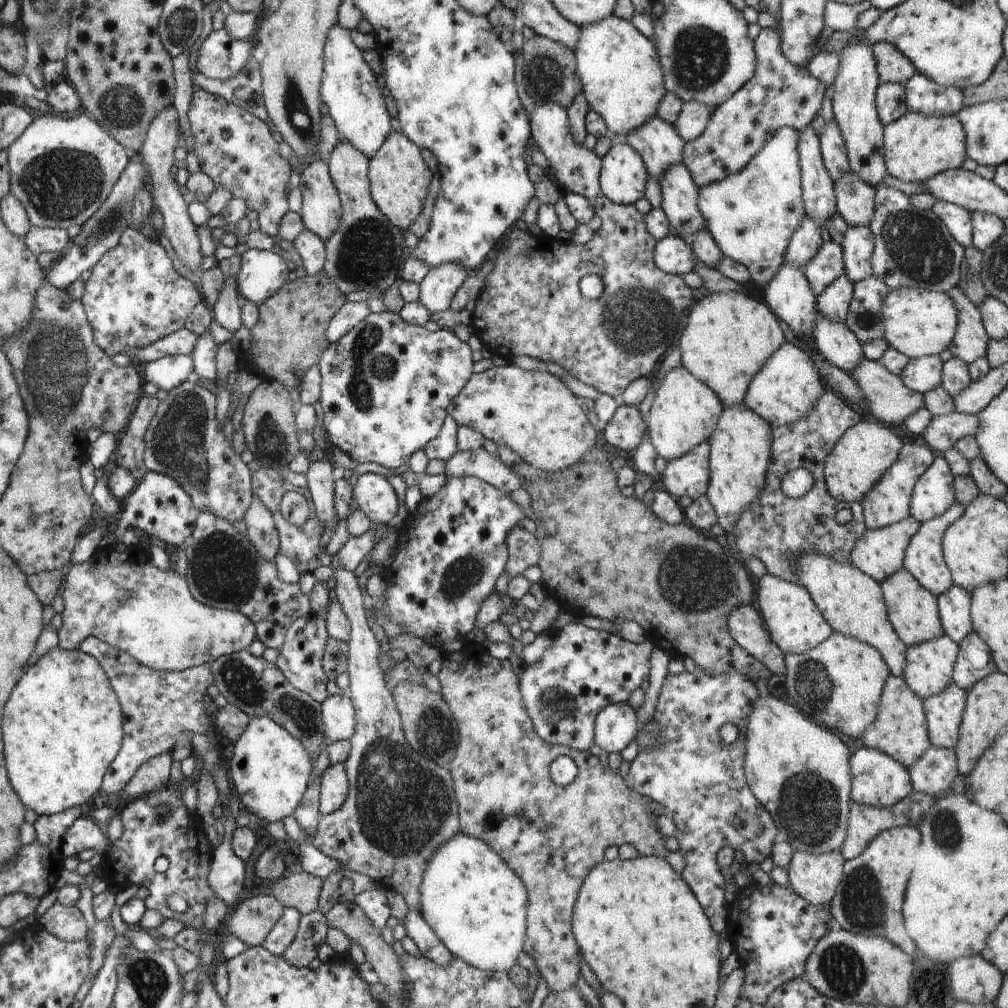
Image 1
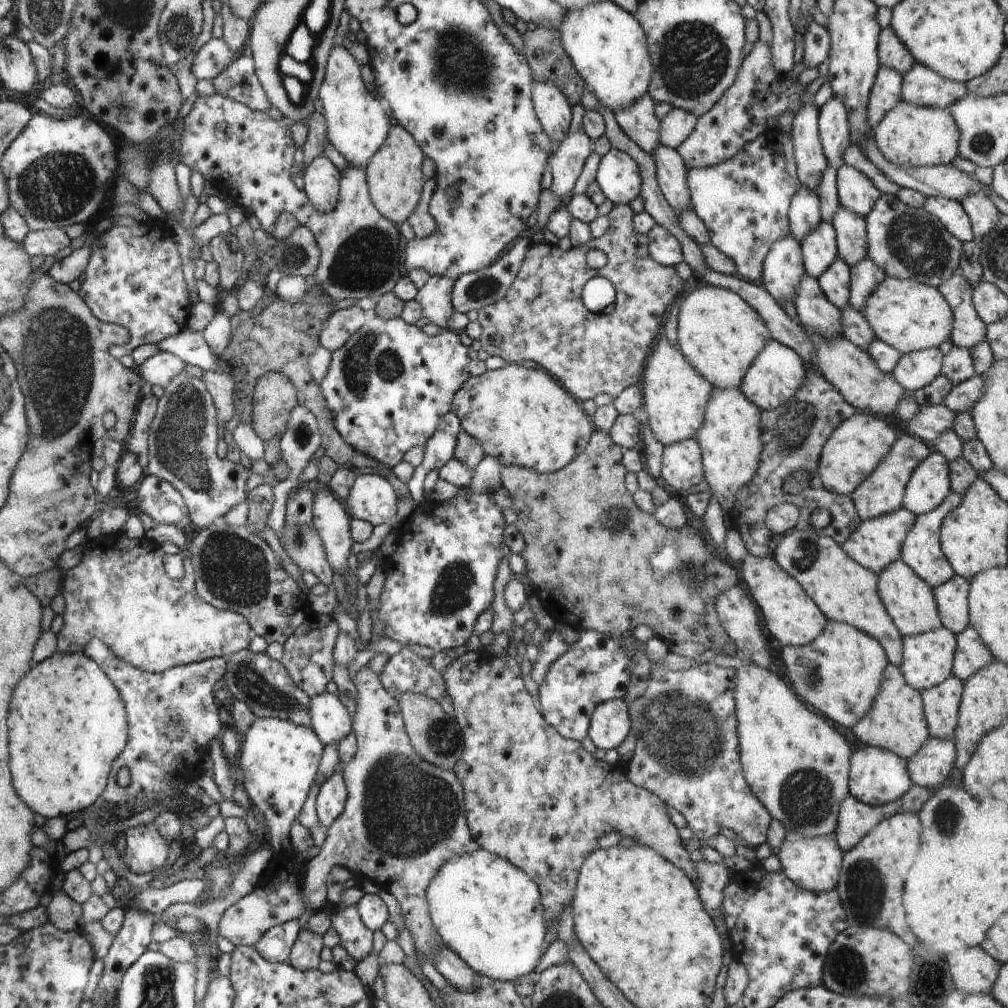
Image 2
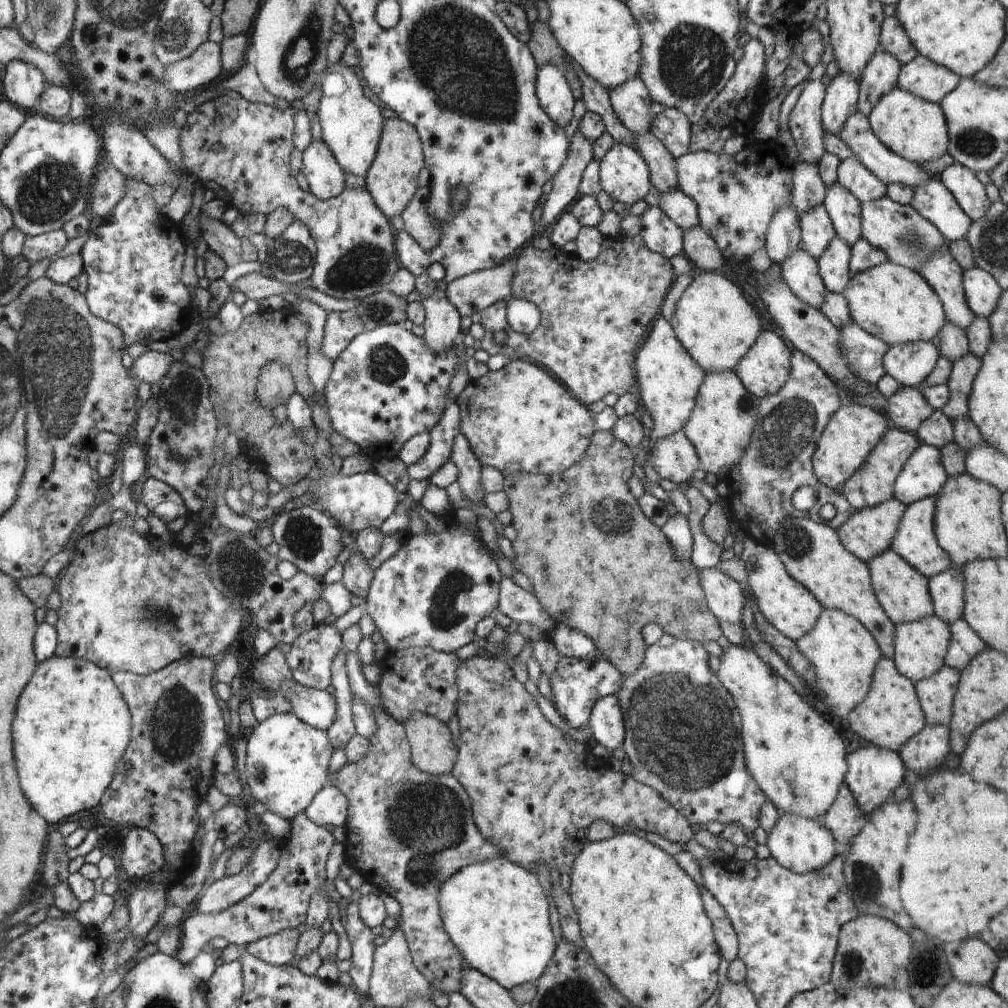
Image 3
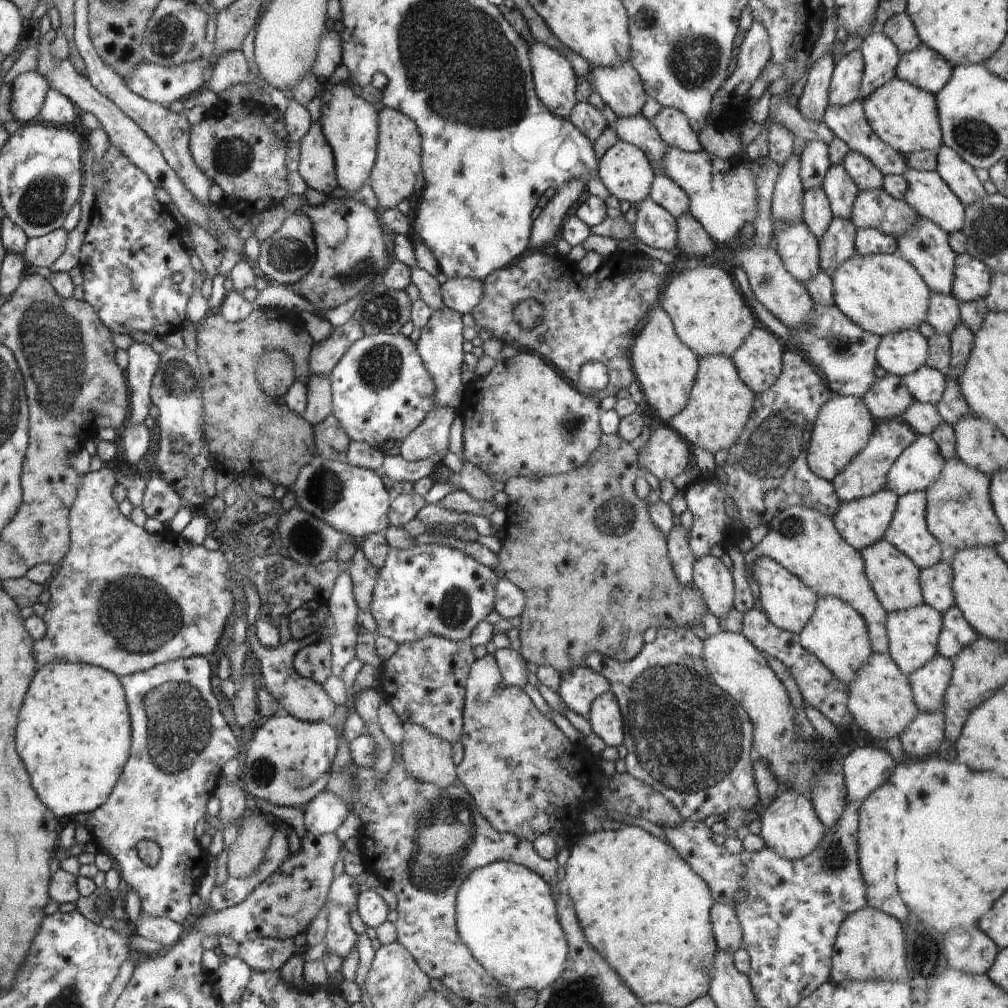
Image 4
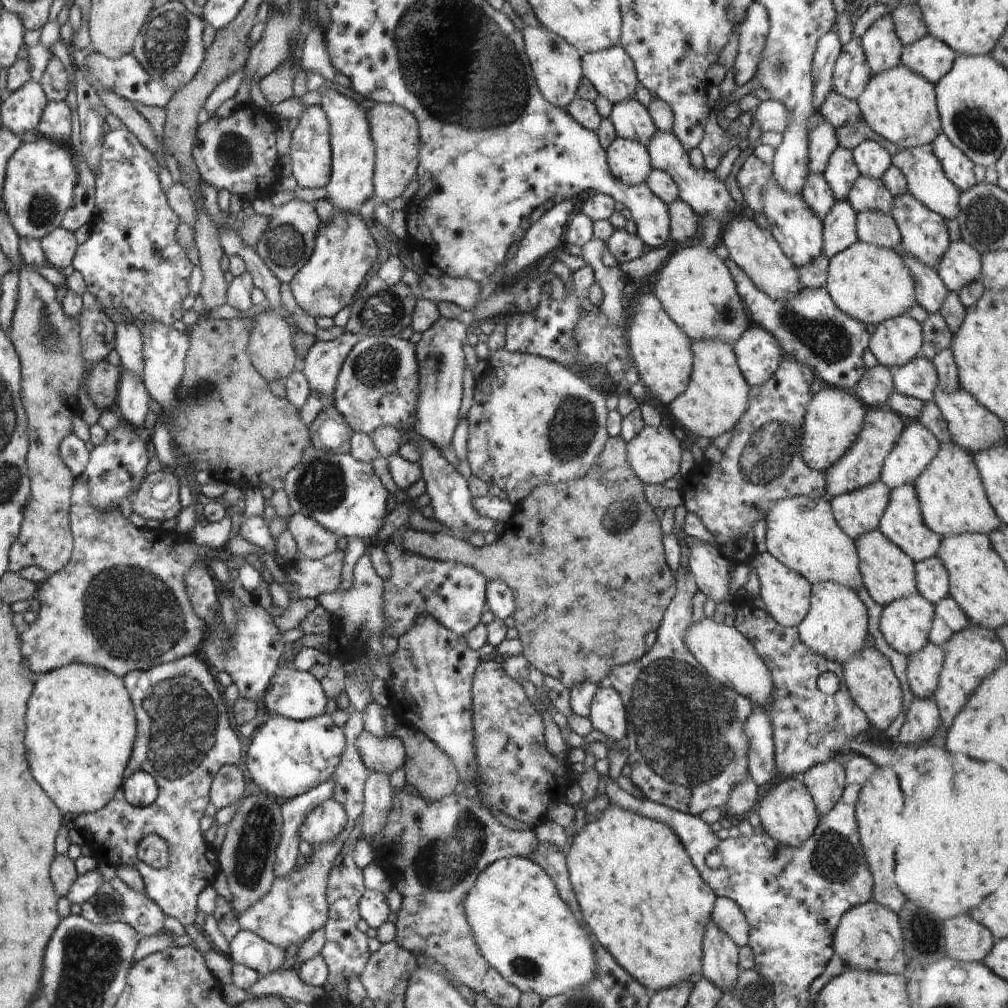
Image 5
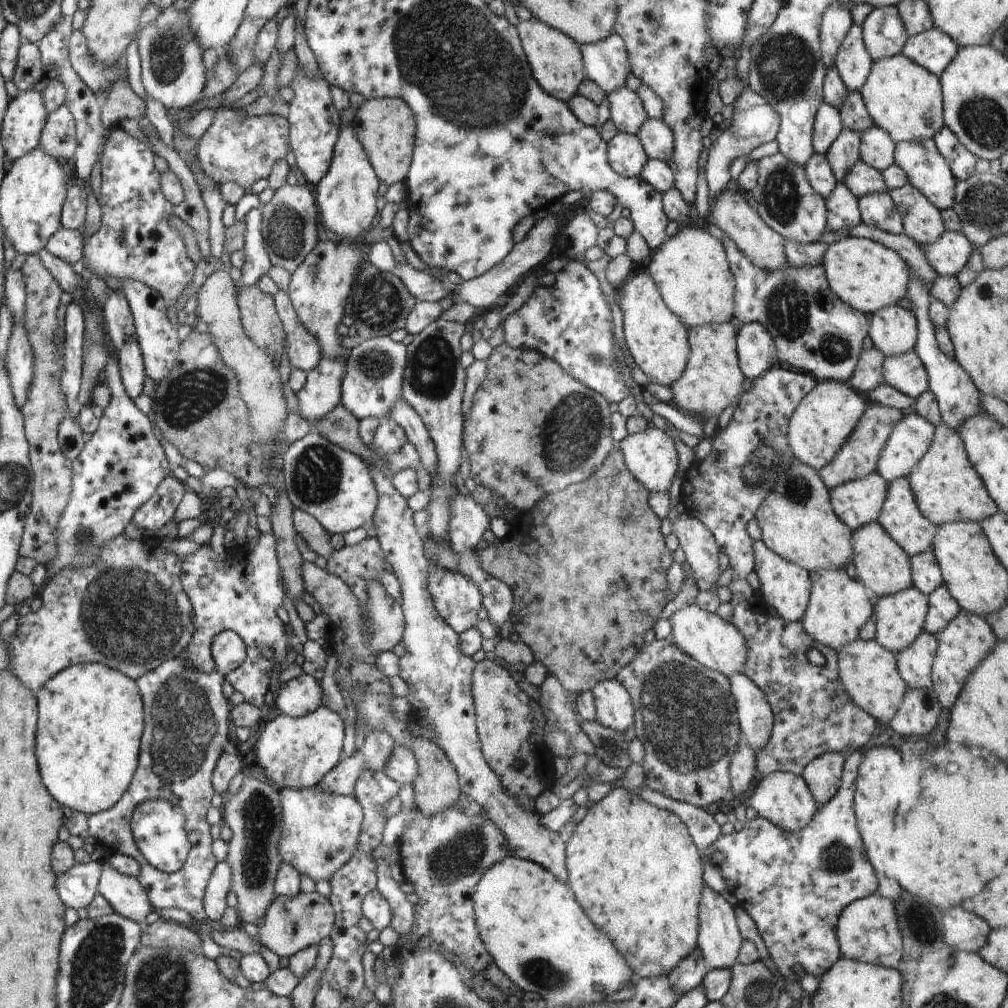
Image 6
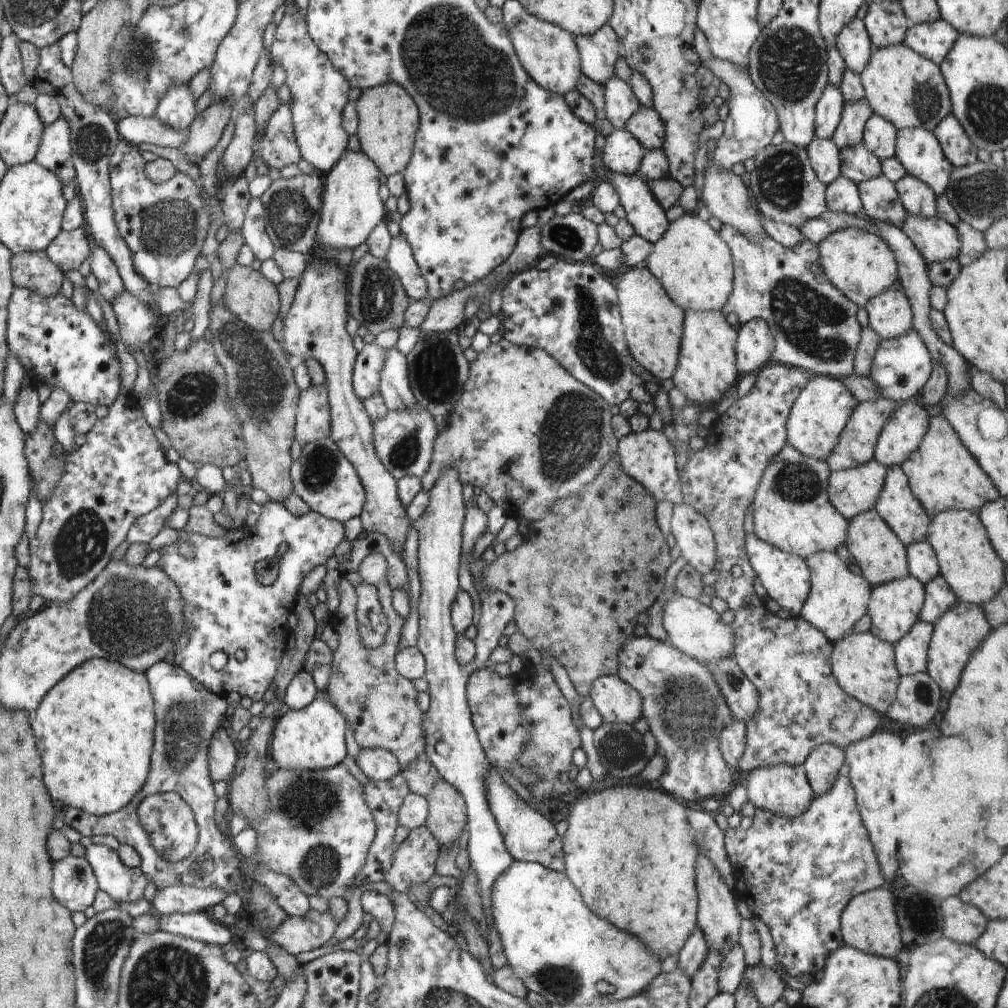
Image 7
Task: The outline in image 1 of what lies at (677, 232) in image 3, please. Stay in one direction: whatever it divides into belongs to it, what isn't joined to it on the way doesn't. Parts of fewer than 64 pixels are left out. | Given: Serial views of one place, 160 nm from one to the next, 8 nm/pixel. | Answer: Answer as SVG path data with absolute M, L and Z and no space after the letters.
M664 236L654 246L653 260L663 272L682 275L694 269L695 253L690 243L679 236Z

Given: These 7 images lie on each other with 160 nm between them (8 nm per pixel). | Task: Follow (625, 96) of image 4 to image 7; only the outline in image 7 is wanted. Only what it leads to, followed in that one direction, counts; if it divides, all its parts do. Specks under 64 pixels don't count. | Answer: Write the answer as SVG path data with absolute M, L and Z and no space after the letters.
M606 23L591 35L576 35L574 40L580 55L581 74L604 86L616 77L616 62L625 50L614 29Z

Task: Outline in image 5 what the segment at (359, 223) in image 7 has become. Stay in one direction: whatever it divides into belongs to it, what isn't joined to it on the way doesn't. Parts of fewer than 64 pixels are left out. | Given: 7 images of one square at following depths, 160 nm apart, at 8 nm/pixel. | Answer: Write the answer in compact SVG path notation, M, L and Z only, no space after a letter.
M312 74L308 78L308 91L322 90L321 106L324 108L330 122L330 140L332 142L332 176L330 177L329 184L326 185L328 197L326 197L334 208L340 212L346 212L346 215L356 212L356 208L372 196L372 172L374 172L374 142L370 138L370 127L368 126L368 116L366 110L359 105L360 102L352 100L352 97L344 96L344 93L336 91L336 89L329 83L329 78L322 78L320 74Z

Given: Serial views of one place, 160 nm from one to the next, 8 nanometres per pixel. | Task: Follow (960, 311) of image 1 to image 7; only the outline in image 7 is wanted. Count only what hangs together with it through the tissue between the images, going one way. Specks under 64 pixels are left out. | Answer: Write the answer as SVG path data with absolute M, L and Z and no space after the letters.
M904 175L895 182L902 206L908 215L917 219L927 219L937 216L937 196L925 182L912 175Z

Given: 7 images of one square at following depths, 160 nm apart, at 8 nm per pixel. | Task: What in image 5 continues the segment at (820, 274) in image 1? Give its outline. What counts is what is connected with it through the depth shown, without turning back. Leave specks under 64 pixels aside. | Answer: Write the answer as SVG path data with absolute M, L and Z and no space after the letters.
M809 173L806 177L806 184L803 186L801 197L821 221L826 218L834 203L837 202L832 189L824 180L824 175L818 173Z

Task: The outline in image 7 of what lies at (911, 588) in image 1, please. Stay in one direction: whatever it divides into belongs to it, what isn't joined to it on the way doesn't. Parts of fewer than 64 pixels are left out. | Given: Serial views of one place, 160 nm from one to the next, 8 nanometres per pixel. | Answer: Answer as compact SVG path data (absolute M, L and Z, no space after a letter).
M875 508L856 515L848 522L846 548L856 558L862 576L871 586L876 587L910 576L905 544L902 544Z

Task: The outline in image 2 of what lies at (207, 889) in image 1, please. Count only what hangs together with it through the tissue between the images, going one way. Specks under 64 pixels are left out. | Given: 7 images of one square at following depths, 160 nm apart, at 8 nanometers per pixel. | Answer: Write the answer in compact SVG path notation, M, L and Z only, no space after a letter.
M153 823L130 828L126 836L124 862L136 875L154 872L162 868L168 860L168 840L157 830Z

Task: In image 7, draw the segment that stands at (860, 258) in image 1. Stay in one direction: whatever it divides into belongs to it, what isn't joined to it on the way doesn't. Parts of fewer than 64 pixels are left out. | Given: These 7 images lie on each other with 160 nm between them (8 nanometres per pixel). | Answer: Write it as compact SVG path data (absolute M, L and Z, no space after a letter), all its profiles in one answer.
M866 100L845 103L840 122L831 138L839 151L863 144L865 124L871 114L872 110Z

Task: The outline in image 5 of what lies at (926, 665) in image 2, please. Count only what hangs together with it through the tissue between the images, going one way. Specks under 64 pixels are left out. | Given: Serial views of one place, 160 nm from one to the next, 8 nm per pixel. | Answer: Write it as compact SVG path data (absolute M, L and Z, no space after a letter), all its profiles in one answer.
M920 593L883 606L880 630L886 642L907 657L929 642L935 606Z

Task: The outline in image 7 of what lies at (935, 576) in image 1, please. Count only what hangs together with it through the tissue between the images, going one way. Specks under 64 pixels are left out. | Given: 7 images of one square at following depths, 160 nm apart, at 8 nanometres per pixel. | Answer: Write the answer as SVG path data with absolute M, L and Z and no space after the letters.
M899 466L888 468L881 496L875 509L905 546L926 541L931 533L931 519L912 494L909 480Z

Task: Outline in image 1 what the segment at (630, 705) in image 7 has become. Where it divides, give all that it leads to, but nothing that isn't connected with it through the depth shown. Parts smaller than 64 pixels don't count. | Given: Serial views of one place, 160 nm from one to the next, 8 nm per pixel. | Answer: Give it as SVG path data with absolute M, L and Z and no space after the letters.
M627 702L602 708L594 722L595 744L603 750L598 757L600 764L609 766L609 753L620 753L637 738L637 733L636 713Z

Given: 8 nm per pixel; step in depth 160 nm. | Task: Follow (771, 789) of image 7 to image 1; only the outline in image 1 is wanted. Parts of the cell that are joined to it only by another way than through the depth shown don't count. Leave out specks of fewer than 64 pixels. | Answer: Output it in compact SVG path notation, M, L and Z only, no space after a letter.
M840 850L812 854L793 852L788 880L794 892L813 905L828 905L835 897L843 875L845 858Z

